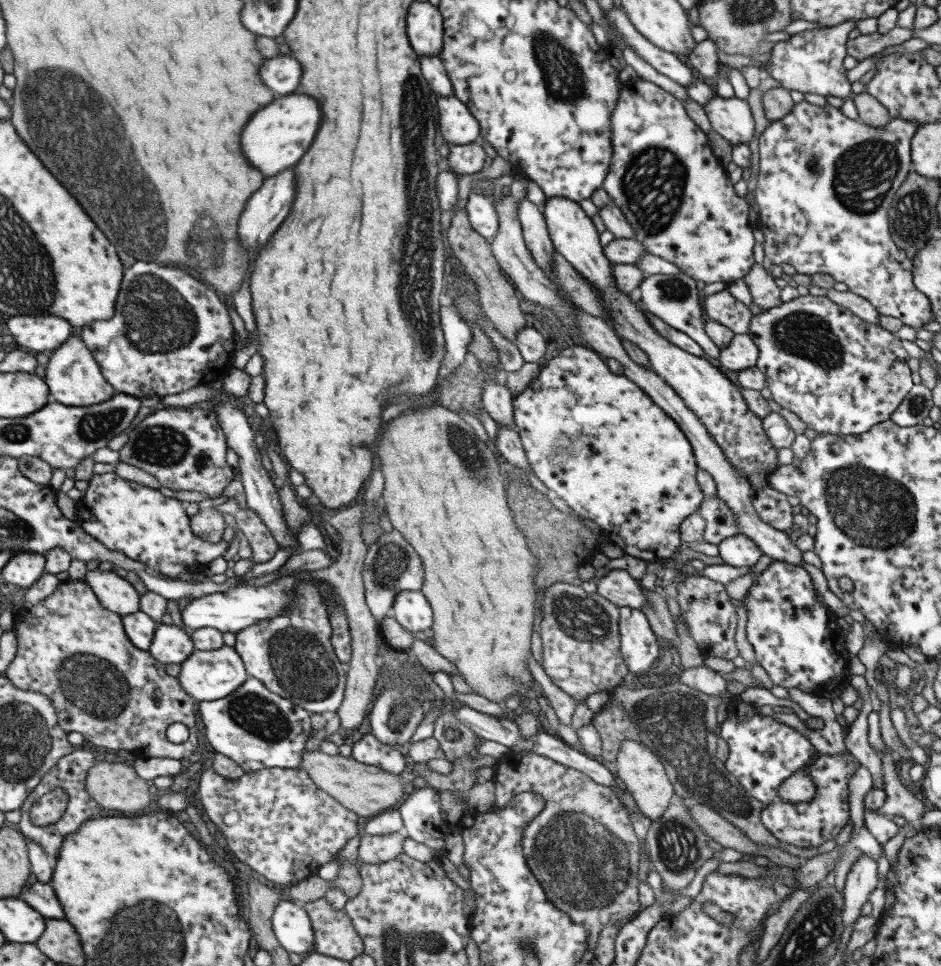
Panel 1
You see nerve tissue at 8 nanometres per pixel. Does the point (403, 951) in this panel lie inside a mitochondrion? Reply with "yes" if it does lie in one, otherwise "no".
yes

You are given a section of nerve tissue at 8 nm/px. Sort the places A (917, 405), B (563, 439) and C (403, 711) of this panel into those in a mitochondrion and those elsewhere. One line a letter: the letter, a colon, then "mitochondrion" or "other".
A: mitochondrion
B: mitochondrion
C: mitochondrion

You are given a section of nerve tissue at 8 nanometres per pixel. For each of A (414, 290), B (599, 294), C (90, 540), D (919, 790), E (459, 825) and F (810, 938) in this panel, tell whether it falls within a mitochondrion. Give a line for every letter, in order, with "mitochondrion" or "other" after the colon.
A: mitochondrion
B: other
C: other
D: other
E: other
F: mitochondrion

